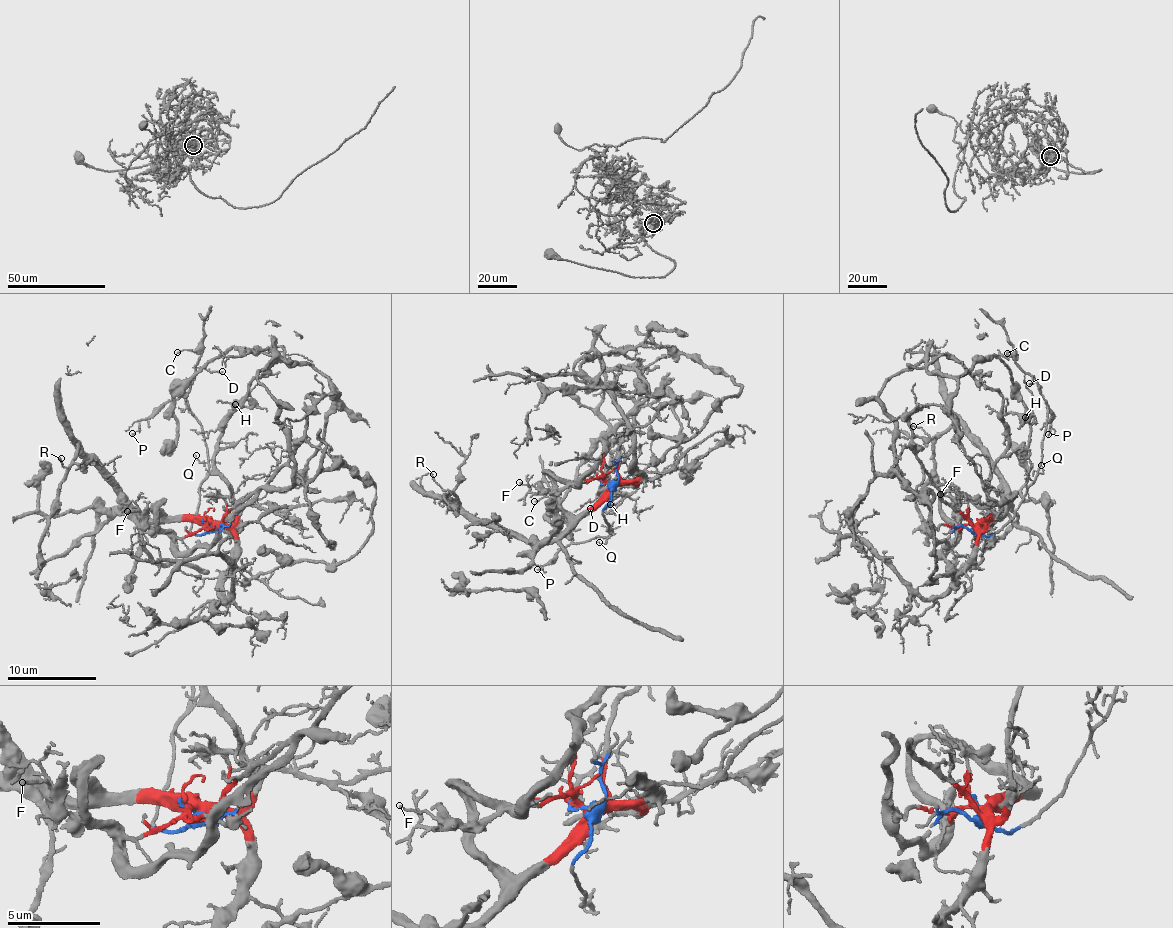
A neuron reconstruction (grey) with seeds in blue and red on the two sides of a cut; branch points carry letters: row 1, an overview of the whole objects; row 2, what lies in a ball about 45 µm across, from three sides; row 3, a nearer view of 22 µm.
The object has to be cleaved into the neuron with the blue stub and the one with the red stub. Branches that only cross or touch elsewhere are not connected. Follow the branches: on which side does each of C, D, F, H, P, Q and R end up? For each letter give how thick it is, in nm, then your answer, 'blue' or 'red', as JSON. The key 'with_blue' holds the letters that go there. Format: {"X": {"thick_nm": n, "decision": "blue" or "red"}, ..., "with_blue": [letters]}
{"C": {"thick_nm": 100, "decision": "blue"}, "D": {"thick_nm": 100, "decision": "blue"}, "F": {"thick_nm": 130, "decision": "red"}, "H": {"thick_nm": 140, "decision": "red"}, "P": {"thick_nm": 100, "decision": "blue"}, "Q": {"thick_nm": 100, "decision": "blue"}, "R": {"thick_nm": 120, "decision": "red"}, "with_blue": ["C", "D", "P", "Q"]}

